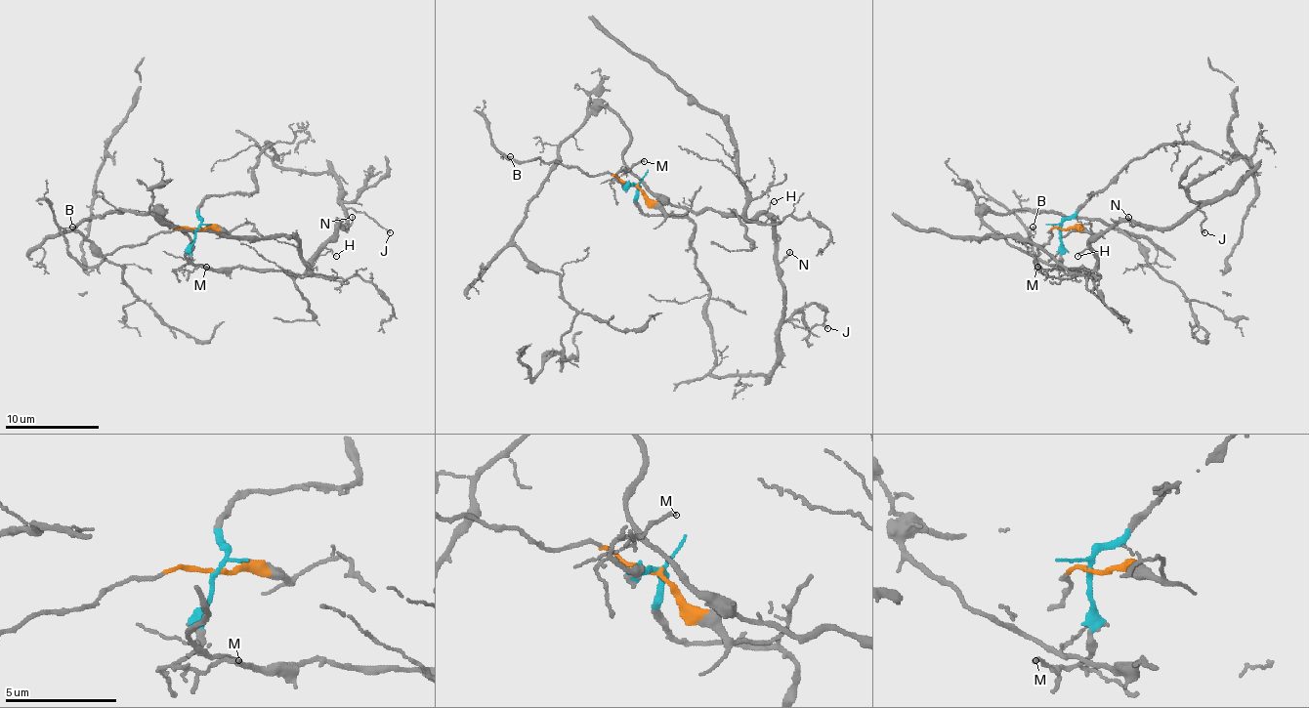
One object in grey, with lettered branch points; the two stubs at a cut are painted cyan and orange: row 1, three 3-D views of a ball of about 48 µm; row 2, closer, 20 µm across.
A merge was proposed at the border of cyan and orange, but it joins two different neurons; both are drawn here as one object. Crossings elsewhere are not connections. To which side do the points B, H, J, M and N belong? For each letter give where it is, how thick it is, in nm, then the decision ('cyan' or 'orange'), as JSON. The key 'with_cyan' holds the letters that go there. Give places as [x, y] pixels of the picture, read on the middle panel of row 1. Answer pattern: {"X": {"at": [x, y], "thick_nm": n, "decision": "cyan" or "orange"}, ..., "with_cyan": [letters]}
{"B": {"at": [510, 156], "thick_nm": 80, "decision": "orange"}, "H": {"at": [774, 201], "thick_nm": 90, "decision": "cyan"}, "J": {"at": [827, 328], "thick_nm": 130, "decision": "cyan"}, "M": {"at": [644, 161], "thick_nm": 160, "decision": "cyan"}, "N": {"at": [789, 252], "thick_nm": 100, "decision": "cyan"}, "with_cyan": ["H", "J", "M", "N"]}

